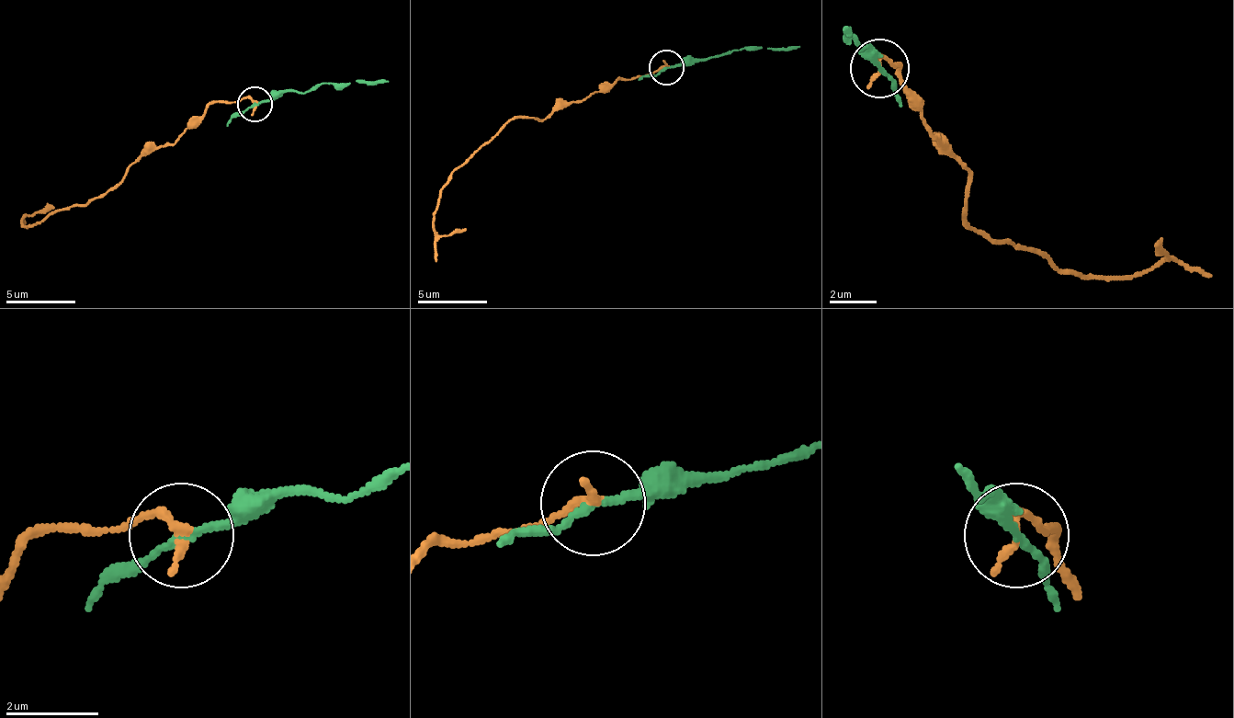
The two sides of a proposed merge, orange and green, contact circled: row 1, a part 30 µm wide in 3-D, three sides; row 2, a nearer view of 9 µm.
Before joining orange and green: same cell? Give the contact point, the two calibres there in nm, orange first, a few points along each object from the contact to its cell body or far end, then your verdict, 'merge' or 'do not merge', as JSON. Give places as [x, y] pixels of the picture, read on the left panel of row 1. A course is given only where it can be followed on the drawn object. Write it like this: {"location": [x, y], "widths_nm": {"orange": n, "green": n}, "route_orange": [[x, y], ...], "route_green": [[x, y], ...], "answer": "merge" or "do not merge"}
{"location": [254, 104], "widths_nm": {"orange": 240, "green": 150}, "route_orange": [[255, 105], [249, 97], [214, 101], [173, 142], [148, 150], [117, 185], [23, 226], [23, 219], [54, 205]], "route_green": [[255, 105], [322, 84], [388, 80]], "answer": "do not merge"}

